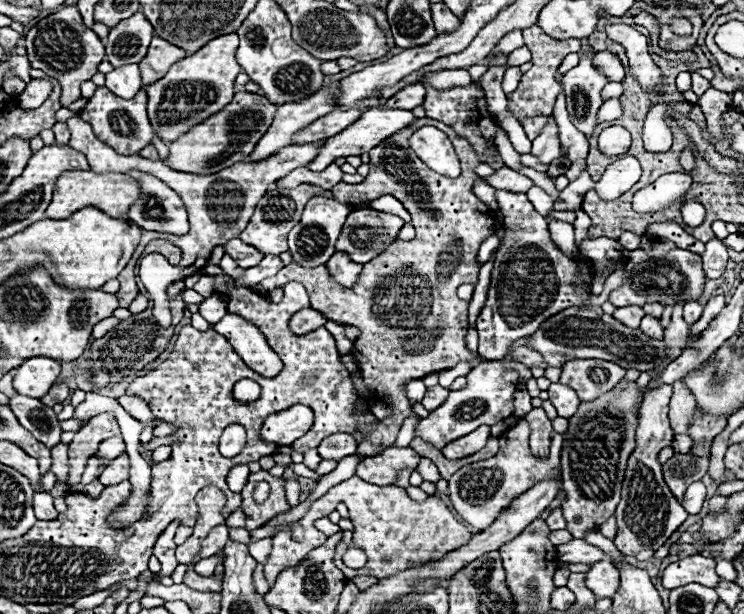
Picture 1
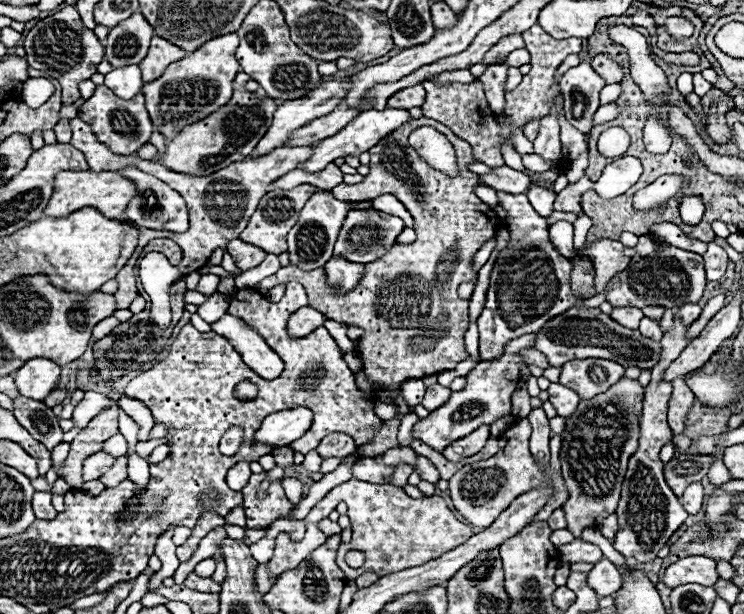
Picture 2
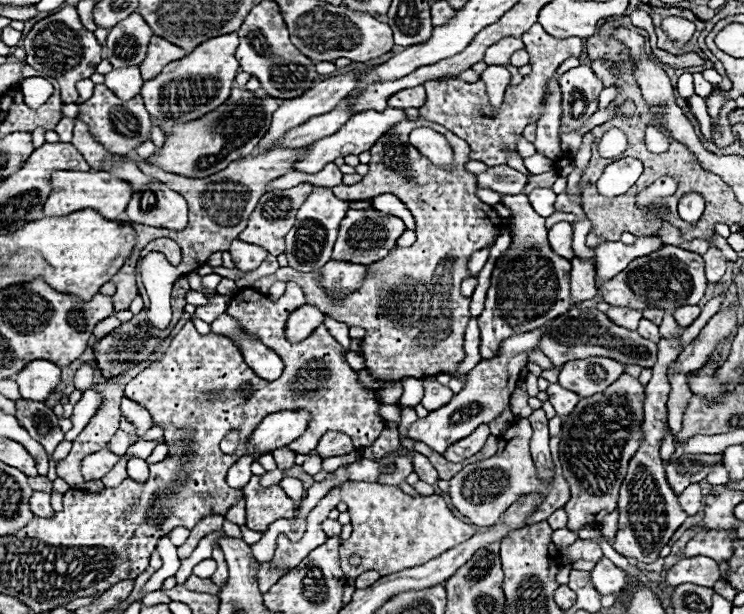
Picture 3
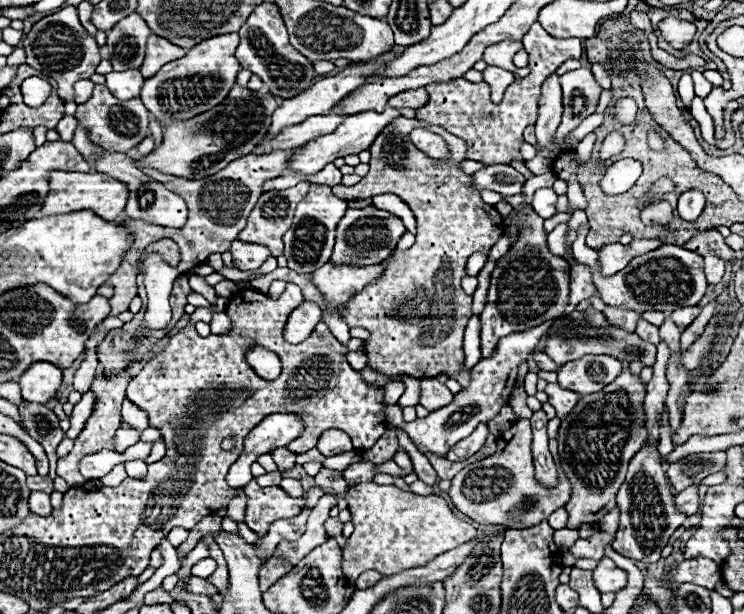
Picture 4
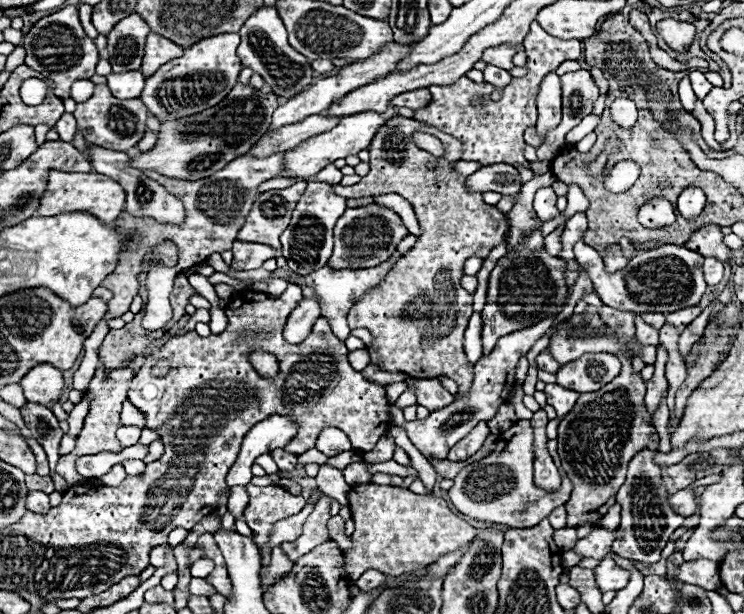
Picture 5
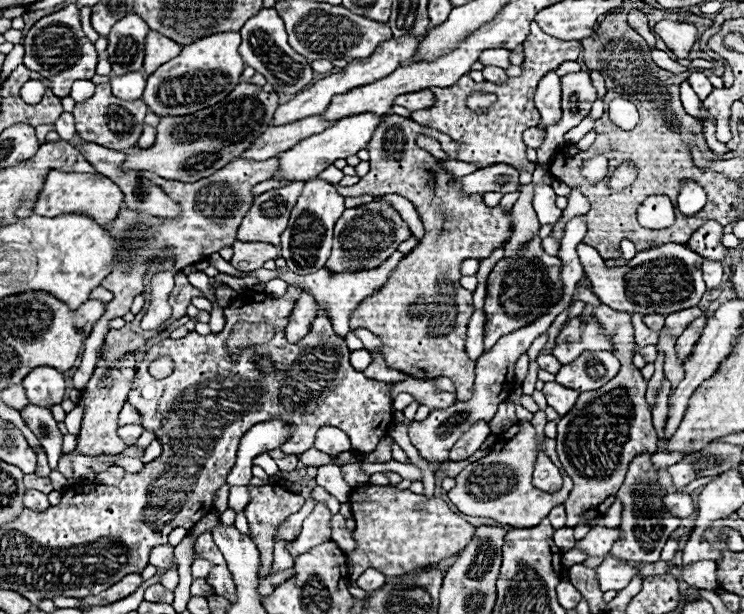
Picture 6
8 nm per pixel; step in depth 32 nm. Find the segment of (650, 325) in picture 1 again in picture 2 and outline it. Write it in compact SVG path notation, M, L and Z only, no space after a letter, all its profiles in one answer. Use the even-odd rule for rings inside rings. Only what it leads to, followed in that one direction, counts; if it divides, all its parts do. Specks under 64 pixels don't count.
M642 318L640 320L640 334L646 336L646 338L652 338L652 340L660 340L662 338L662 330L658 326L658 322L650 320L650 318Z

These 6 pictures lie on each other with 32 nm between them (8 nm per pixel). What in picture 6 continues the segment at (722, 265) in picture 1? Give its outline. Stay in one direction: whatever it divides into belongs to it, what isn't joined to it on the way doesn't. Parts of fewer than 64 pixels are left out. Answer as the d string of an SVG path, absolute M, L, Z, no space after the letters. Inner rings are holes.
M704 260L702 274L704 274L704 282L706 282L708 290L714 290L722 282L722 264L716 260Z

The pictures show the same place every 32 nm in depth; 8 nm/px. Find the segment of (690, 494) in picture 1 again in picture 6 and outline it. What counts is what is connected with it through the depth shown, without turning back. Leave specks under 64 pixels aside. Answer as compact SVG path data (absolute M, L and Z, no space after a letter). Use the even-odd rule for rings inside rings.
M666 494L664 506L676 518L688 518L694 512L694 504L692 504L690 494Z

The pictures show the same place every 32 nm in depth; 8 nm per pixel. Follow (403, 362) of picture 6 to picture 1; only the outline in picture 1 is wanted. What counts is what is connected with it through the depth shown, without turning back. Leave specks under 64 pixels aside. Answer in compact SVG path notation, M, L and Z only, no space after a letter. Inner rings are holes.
M428 117L416 119L410 126L382 140L374 150L370 150L370 156L370 174L364 182L336 184L332 188L334 198L338 198L338 202L362 204L382 194L392 194L412 214L416 238L412 242L392 242L378 258L364 264L364 270L352 288L342 288L332 282L326 266L306 270L296 262L260 282L264 290L274 290L290 280L300 282L304 284L314 310L320 310L328 320L358 326L362 330L354 342L352 356L360 362L360 372L370 392L378 400L384 398L382 402L394 410L390 418L362 428L364 432L370 432L366 442L358 446L358 454L362 456L374 456L394 446L402 420L414 414L404 394L404 386L410 380L450 370L458 362L470 360L476 364L480 360L466 348L468 302L456 298L456 288L462 282L478 280L476 254L496 224L496 214L472 194L472 186L478 180L472 166L480 164L472 144L444 123ZM422 126L434 126L447 134L460 158L462 174L458 178L446 178L424 168L424 162L408 146L410 134Z

